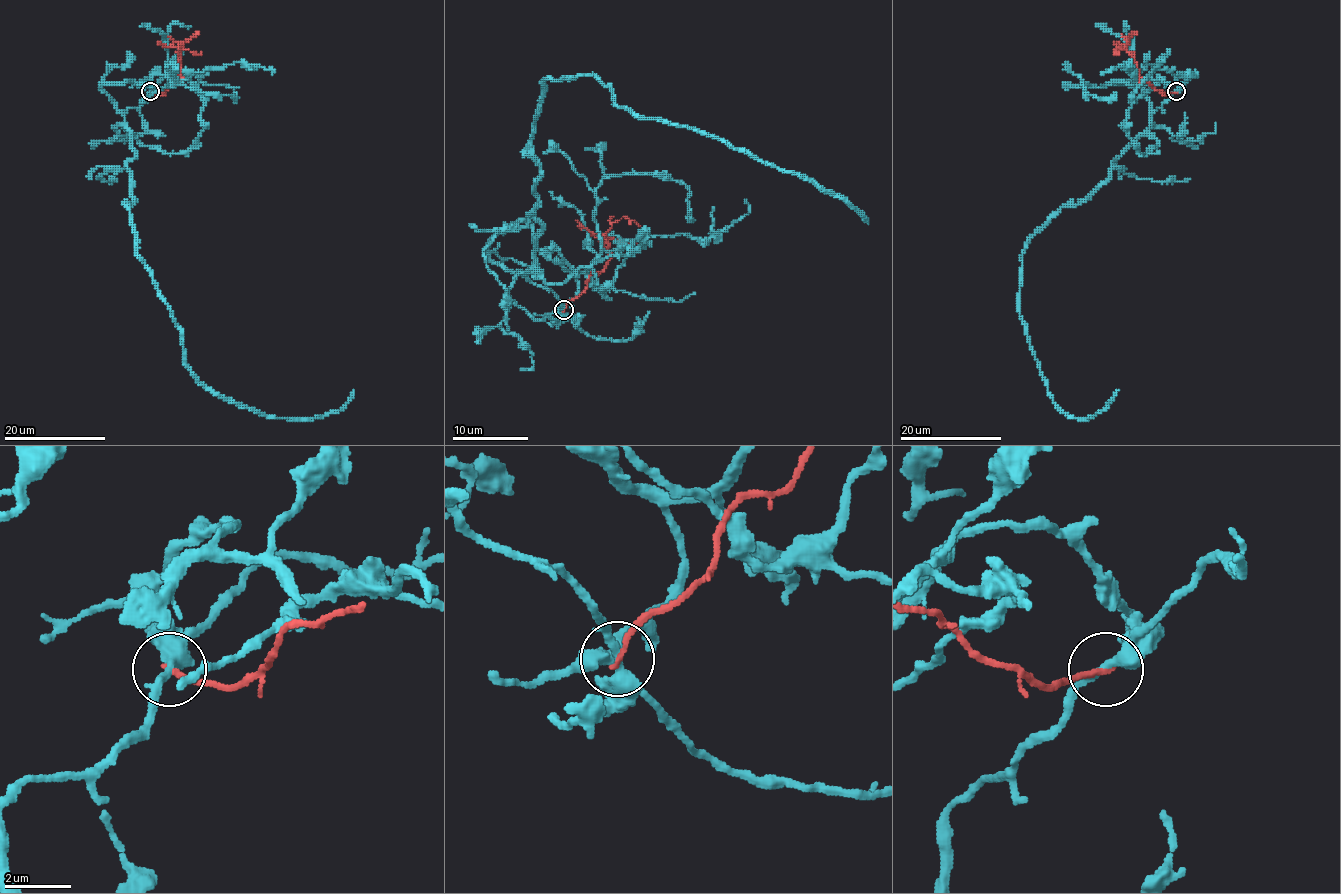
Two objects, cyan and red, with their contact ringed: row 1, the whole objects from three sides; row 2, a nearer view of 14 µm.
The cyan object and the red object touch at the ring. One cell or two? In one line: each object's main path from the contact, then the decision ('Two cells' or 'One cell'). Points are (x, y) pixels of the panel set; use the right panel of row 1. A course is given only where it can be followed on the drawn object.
Course of cyan: (1175, 92), (1110, 176), (1065, 205), (1021, 258), (1020, 318), (1052, 400), (1085, 420), (1118, 389). Course of red: (1175, 92), (1164, 94), (1142, 80), (1137, 63), (1123, 49), (1113, 51), (1119, 52). Two cells

